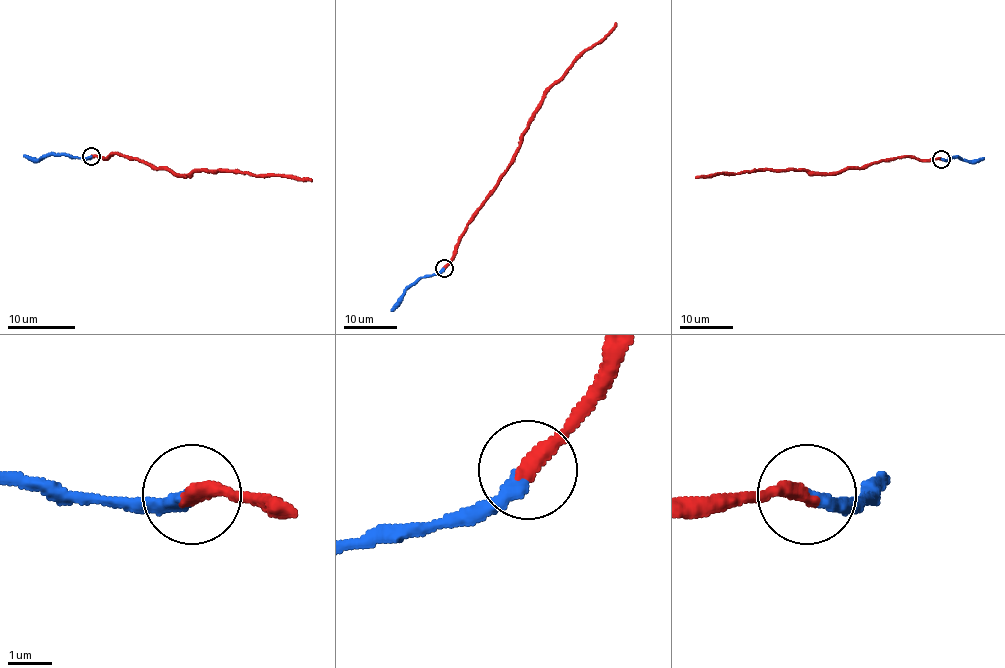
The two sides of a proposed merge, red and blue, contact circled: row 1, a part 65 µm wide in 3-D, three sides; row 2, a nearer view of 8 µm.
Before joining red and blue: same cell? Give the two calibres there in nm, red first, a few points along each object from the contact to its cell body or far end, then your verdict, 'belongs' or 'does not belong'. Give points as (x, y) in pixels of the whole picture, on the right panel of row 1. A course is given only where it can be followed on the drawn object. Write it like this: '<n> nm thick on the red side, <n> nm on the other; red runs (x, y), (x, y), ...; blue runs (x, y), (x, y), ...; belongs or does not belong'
380 nm thick on the red side, 320 nm on the other; red runs (941, 159), (892, 158), (861, 167), (846, 167), (832, 173), (752, 169), (695, 177); blue runs (941, 159), (983, 158); belongs

